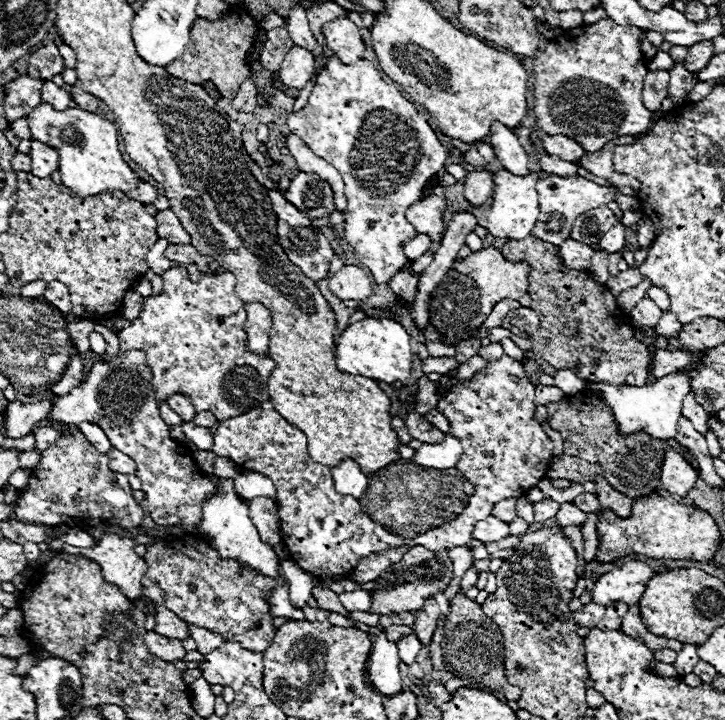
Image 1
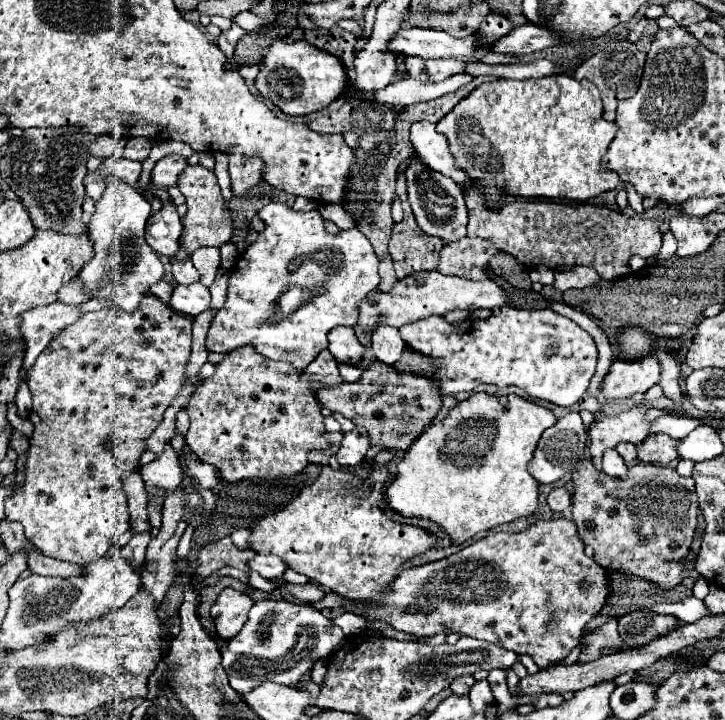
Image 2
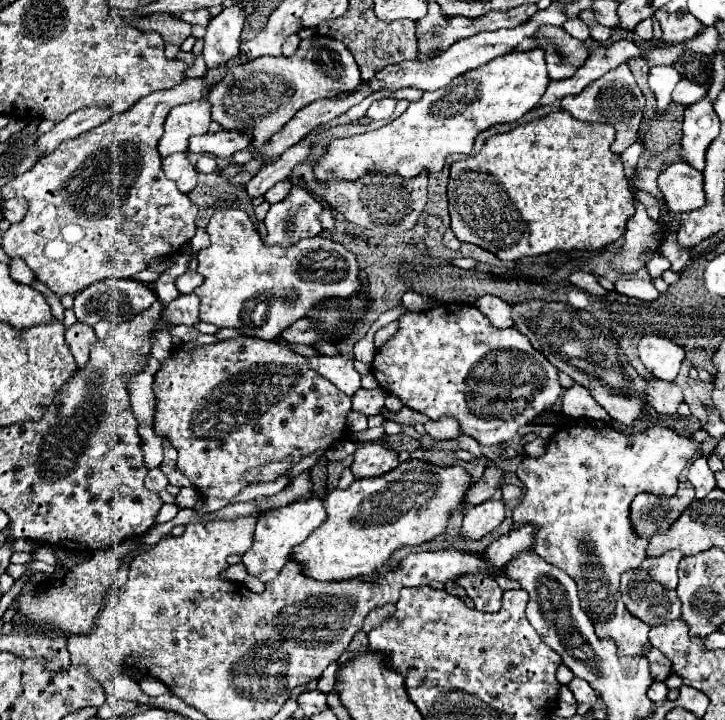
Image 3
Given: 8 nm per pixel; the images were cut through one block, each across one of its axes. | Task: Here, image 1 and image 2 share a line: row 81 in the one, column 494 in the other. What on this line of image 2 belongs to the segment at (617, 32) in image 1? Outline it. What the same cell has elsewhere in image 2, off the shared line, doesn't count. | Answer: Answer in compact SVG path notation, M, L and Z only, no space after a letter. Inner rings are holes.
M556 518L530 524L524 532L518 534L490 534L448 558L404 570L382 600L370 600L378 606L366 610L364 616L384 620L396 630L418 636L434 636L452 630L464 636L500 644L502 648L518 654L526 652L534 658L538 668L548 668L550 664L566 658L572 648L578 646L582 628L594 614L602 610L606 594L606 570L584 554L584 544L576 534L576 524L566 518ZM584 578L588 582L588 588L580 590L578 584Z

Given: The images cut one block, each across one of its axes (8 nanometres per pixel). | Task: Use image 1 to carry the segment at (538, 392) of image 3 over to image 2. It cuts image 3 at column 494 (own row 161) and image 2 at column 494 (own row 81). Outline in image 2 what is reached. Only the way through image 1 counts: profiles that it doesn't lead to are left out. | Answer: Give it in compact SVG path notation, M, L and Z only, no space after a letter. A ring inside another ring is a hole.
M504 306L488 320L470 318L460 323L448 323L442 316L428 316L400 328L400 336L410 348L436 358L438 370L434 378L442 394L452 396L474 390L478 384L494 384L498 388L516 384L534 398L572 406L586 392L598 358L592 336L550 308L518 310Z

